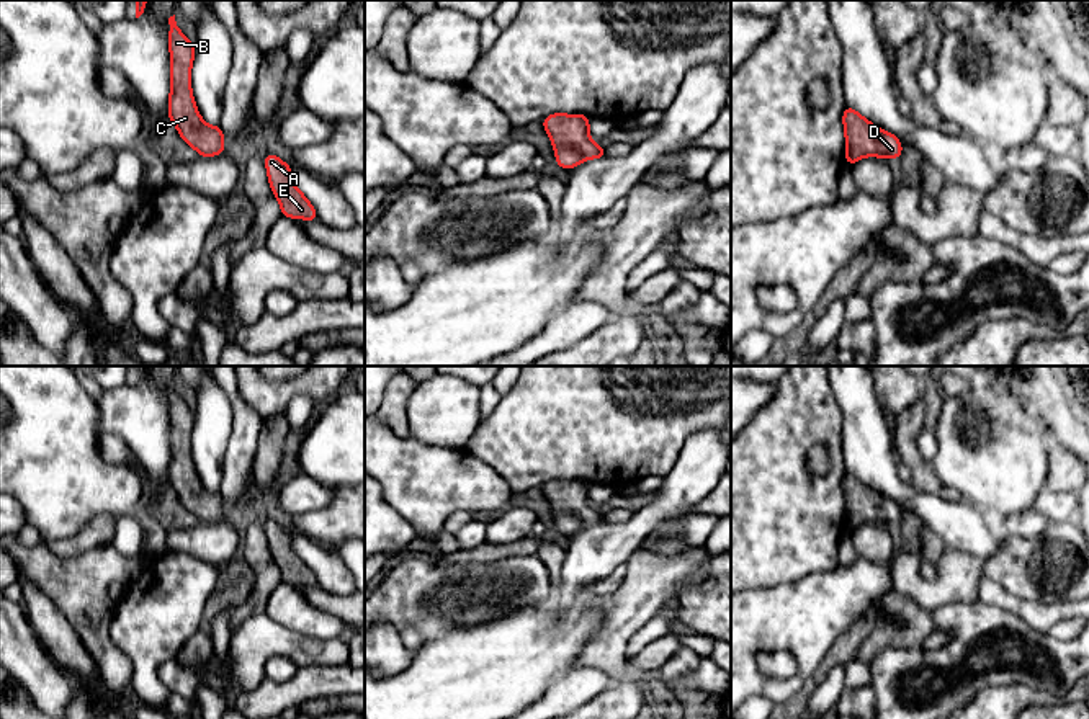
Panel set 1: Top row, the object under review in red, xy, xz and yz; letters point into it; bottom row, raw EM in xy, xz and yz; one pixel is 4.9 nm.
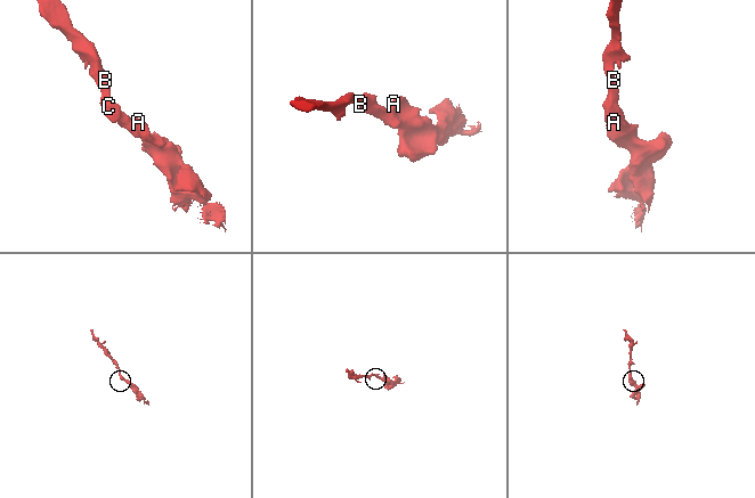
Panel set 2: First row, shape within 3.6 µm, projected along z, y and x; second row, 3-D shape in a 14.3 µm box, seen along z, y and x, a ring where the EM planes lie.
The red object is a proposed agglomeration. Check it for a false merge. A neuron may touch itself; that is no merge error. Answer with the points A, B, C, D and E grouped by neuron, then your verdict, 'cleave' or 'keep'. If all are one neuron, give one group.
groups A B C D E; keep

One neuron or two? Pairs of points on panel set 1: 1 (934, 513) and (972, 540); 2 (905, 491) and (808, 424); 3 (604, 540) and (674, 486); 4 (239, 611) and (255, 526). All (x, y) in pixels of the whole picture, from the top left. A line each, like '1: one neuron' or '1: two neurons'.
1: one neuron
2: two neurons
3: one neuron
4: one neuron

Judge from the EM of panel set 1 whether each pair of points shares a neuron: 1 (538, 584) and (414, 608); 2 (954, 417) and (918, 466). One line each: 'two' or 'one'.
1: one
2: two

